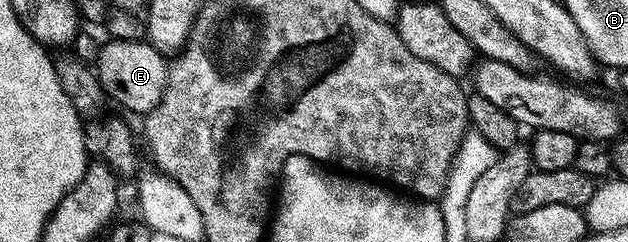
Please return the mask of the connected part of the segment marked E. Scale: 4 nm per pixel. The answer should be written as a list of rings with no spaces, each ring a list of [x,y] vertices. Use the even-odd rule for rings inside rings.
[[[114,38],[106,42],[106,46],[98,52],[97,64],[95,63],[96,76],[102,89],[123,109],[130,110],[138,116],[150,114],[159,104],[165,91],[166,59],[145,40]]]

